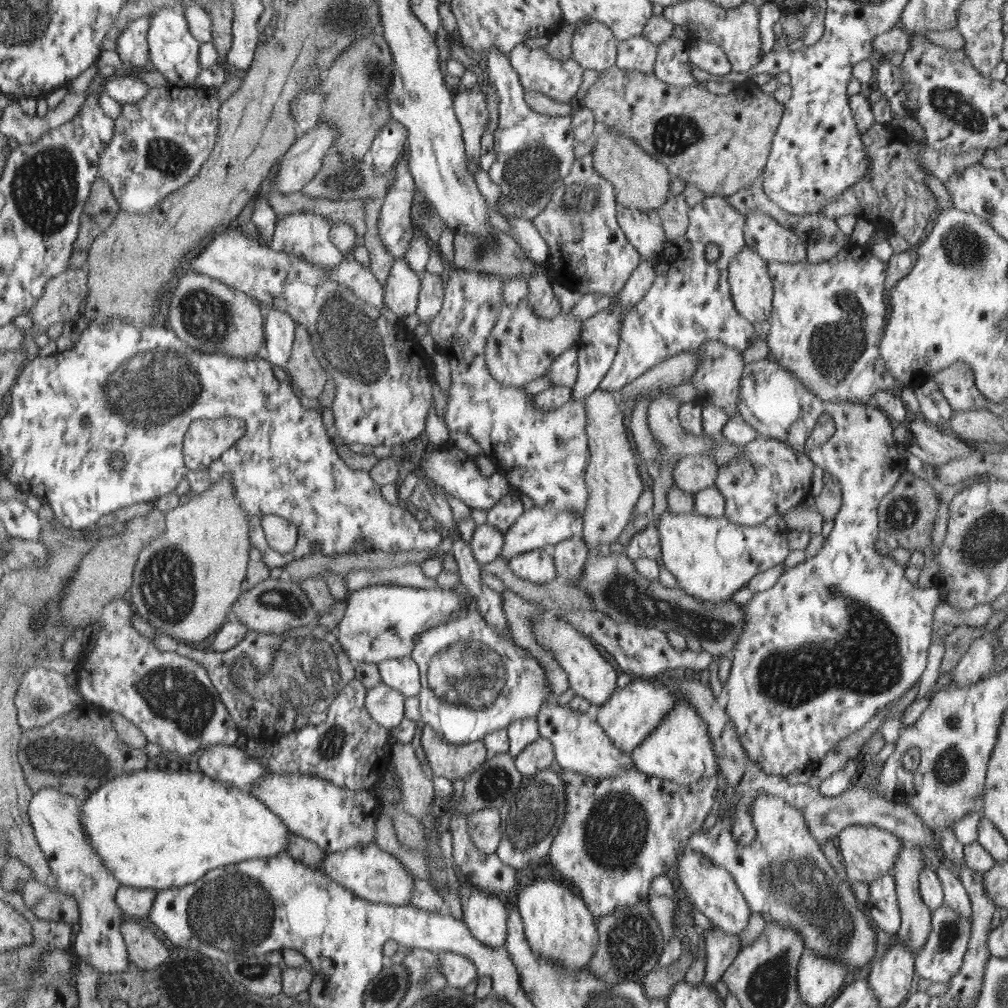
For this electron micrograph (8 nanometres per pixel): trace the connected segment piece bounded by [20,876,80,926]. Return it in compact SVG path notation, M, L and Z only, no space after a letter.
M33 876L22 884L20 894L24 904L37 917L77 926L80 918L79 906L69 894L52 890L49 886L38 882Z

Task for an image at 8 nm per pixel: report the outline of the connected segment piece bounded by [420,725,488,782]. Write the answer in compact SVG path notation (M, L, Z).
M428 725L421 728L420 742L433 774L451 782L457 778L467 778L488 758L488 747L482 740L452 744Z

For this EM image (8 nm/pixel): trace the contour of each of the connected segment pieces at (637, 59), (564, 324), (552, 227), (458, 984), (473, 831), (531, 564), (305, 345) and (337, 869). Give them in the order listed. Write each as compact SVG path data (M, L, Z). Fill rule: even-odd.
M644 36L627 38L617 43L616 68L652 73L657 56L657 45Z
M520 275L503 282L502 305L485 350L489 373L502 386L525 386L543 376L557 356L576 346L580 334L582 320L577 320L573 314L561 312L550 320L534 314L529 305L527 281L528 278Z
M592 154L576 159L569 175L552 191L548 206L532 219L549 248L547 263L551 282L562 283L580 294L594 292L605 294L610 298L616 296L624 288L626 281L642 260L640 253L630 244L618 224L617 206L613 184L596 172Z
M451 952L441 953L441 970L448 979L448 986L464 989L478 977L476 964L466 955Z
M484 809L474 811L467 816L469 819L470 835L472 841L485 854L492 854L497 851L497 846L502 840L502 819L500 810Z
M535 549L526 553L512 556L507 568L520 579L535 584L545 584L557 580L556 564L553 550Z
M297 323L296 341L293 345L292 357L289 359L286 372L290 373L291 385L299 388L308 398L317 398L326 384L326 371L314 356L310 333L306 326Z
M374 843L368 846L353 846L352 849L340 853L326 852L318 871L372 903L400 906L408 905L412 901L413 882L416 877L394 855L378 850Z

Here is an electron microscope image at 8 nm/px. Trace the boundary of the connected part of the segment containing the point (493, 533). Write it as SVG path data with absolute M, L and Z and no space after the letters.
M485 522L474 529L470 549L478 565L488 565L500 559L504 548L504 532Z

